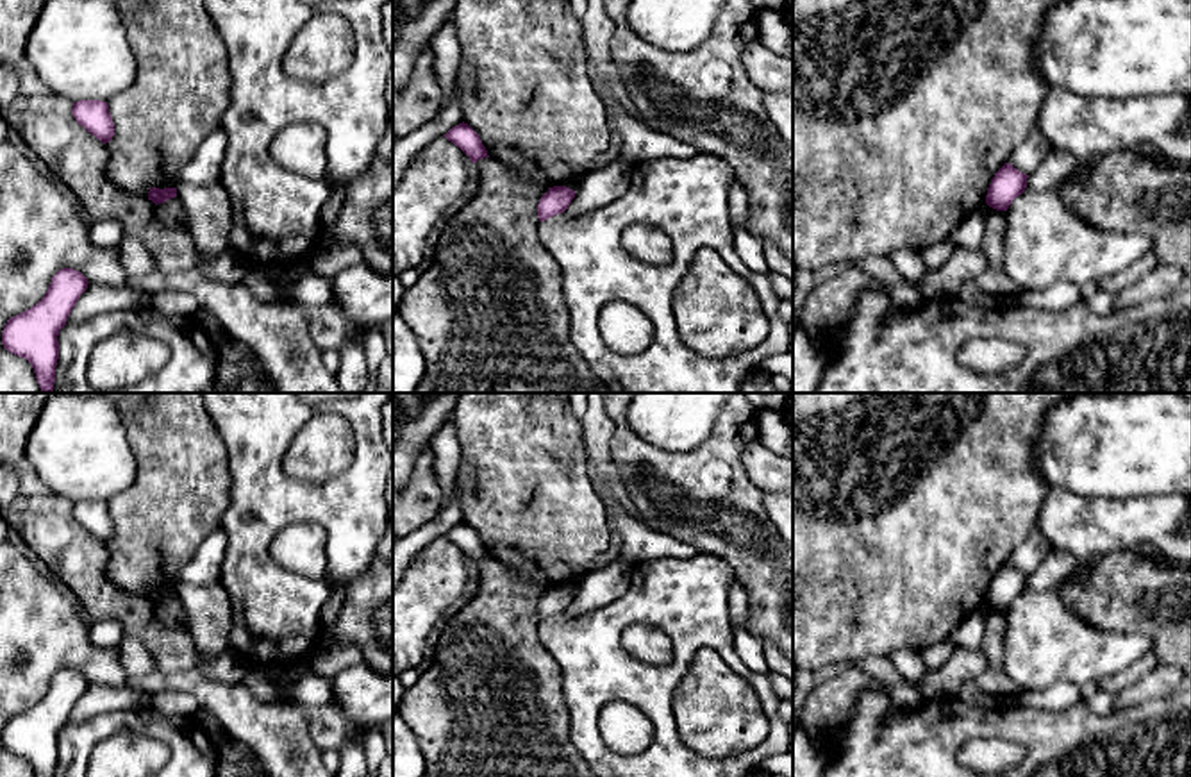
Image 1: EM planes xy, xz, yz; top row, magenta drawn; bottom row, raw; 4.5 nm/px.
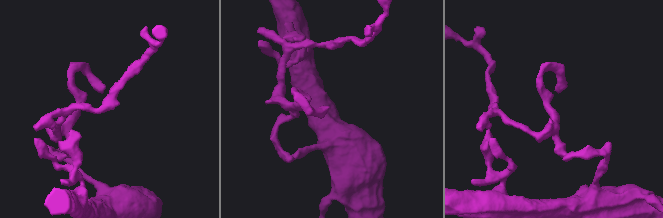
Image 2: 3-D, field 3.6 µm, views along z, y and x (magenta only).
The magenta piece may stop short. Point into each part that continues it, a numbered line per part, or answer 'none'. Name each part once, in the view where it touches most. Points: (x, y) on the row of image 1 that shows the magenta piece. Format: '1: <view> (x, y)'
none

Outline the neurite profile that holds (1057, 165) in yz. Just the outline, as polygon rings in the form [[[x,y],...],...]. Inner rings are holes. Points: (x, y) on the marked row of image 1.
[[[1052,150],[1043,164],[1029,175],[1025,191],[1048,191],[1062,182],[1066,177],[1075,175],[1082,163],[1061,150]]]

